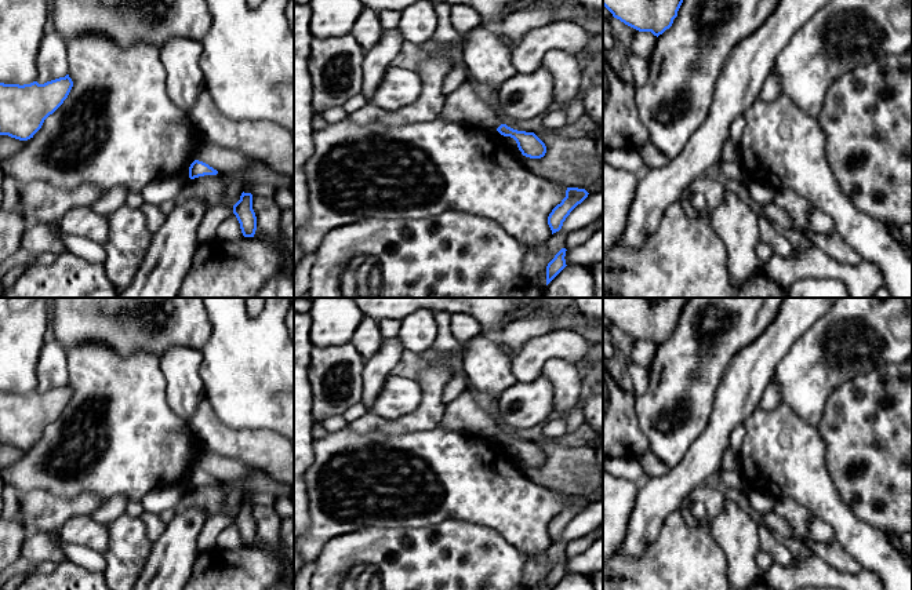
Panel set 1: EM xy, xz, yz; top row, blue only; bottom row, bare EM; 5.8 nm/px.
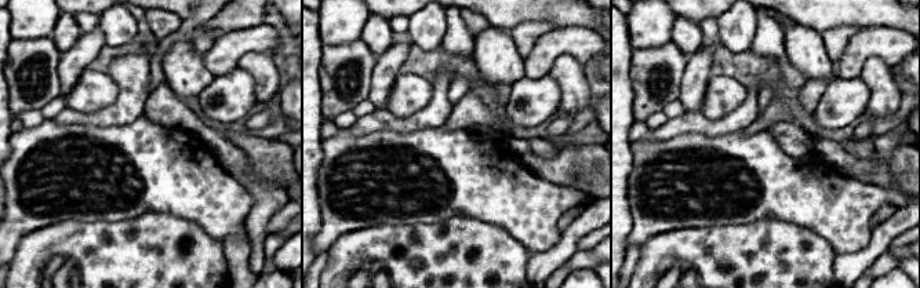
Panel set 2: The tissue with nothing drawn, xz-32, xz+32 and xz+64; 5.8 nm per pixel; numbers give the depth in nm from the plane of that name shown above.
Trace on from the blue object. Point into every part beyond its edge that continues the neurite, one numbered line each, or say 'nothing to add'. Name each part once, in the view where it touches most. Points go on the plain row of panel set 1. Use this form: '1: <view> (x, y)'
1: xz (462, 414)

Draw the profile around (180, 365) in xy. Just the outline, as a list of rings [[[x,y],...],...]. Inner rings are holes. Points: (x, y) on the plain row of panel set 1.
[[[190,347],[167,349],[159,357],[159,365],[167,382],[167,404],[188,423],[206,400],[200,376],[201,361],[201,352]]]

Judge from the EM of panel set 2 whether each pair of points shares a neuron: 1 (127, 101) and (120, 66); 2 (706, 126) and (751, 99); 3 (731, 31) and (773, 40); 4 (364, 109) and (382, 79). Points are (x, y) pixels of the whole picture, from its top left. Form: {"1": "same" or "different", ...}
{"1": "same", "2": "same", "3": "different", "4": "different"}

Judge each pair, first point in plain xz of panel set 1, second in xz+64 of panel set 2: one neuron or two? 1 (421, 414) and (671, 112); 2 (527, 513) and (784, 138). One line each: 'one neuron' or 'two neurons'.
1: two neurons
2: two neurons

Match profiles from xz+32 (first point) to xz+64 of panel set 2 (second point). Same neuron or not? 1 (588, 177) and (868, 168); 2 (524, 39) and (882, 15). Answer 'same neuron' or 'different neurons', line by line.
1: same neuron
2: different neurons

